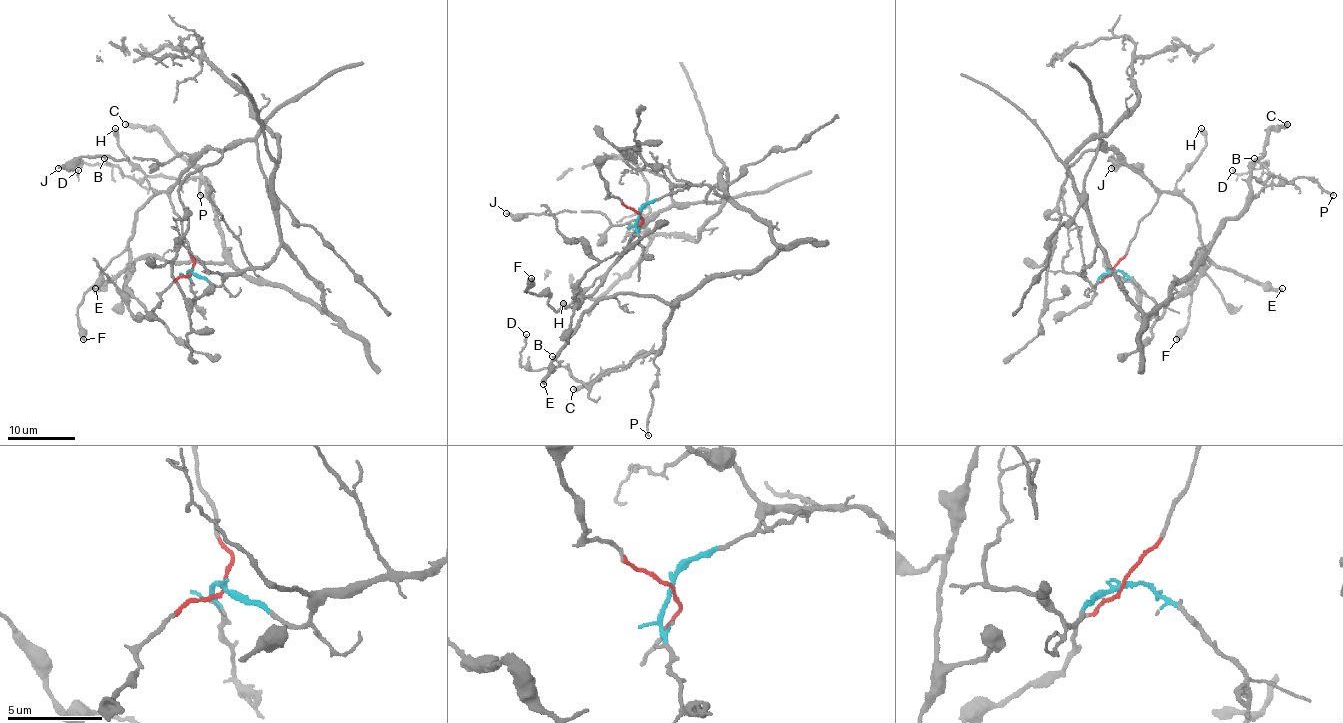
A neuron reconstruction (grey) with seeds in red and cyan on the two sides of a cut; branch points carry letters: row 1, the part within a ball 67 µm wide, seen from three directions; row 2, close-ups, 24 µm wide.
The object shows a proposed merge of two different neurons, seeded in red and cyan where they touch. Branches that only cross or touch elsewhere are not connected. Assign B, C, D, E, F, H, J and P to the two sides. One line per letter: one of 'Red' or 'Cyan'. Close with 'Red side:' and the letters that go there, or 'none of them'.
B: Cyan
C: Cyan
D: Cyan
E: Cyan
F: Red
H: Red
J: Red
P: Cyan
Red side: F, H, J

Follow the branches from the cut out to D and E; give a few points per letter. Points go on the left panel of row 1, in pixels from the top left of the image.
D: (192, 272), (216, 285), (282, 246), (328, 314), (239, 270), (199, 177), (78, 170)
E: (192, 272), (216, 285), (261, 268), (282, 246), (321, 290), (328, 314), (224, 263), (141, 256), (95, 289)

